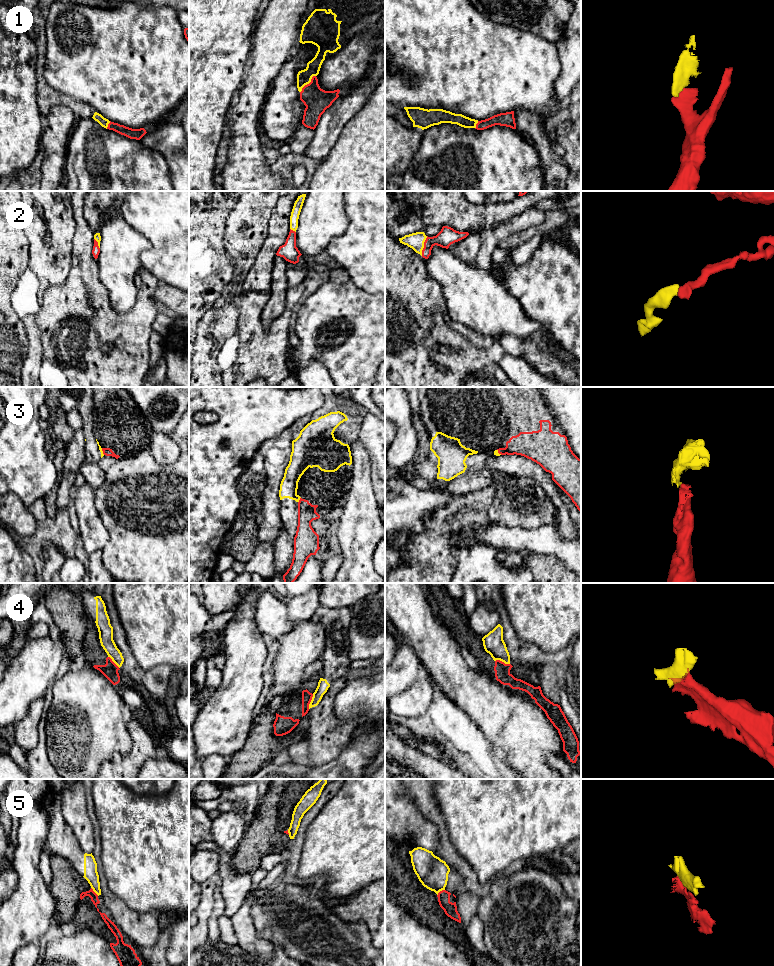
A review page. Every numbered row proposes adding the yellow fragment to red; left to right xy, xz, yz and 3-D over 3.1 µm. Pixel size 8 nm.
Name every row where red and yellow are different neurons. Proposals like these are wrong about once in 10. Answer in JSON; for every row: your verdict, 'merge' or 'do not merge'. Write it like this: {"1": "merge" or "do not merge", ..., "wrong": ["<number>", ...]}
{"1": "merge", "2": "merge", "3": "merge", "4": "do not merge", "5": "do not merge", "wrong": ["4", "5"]}

